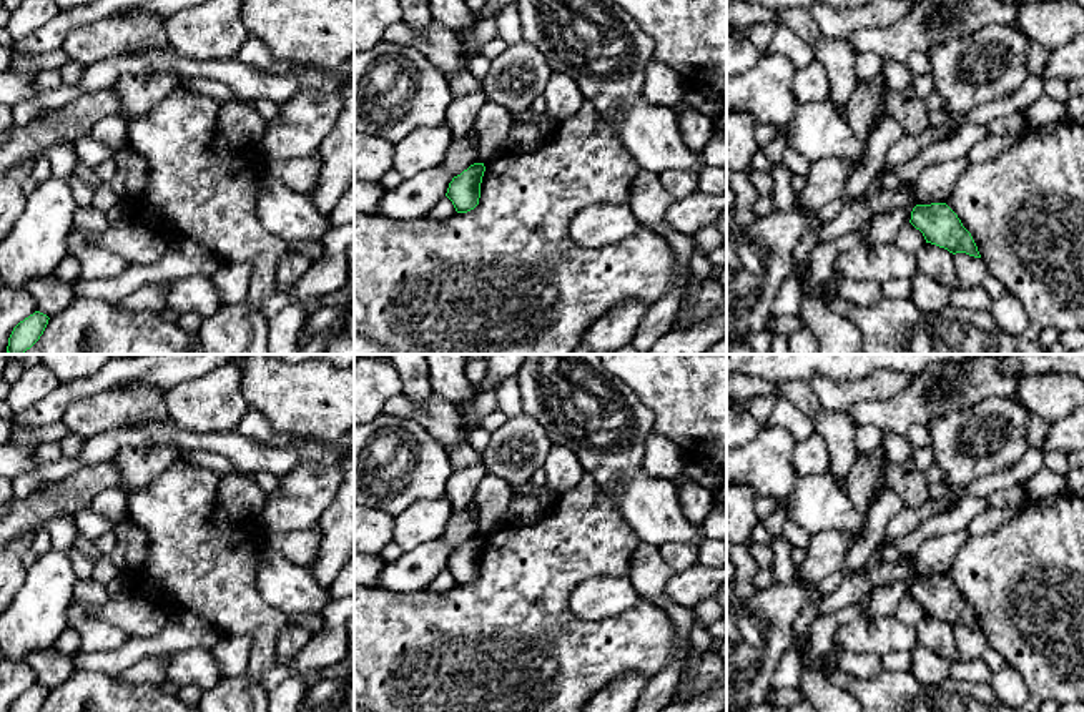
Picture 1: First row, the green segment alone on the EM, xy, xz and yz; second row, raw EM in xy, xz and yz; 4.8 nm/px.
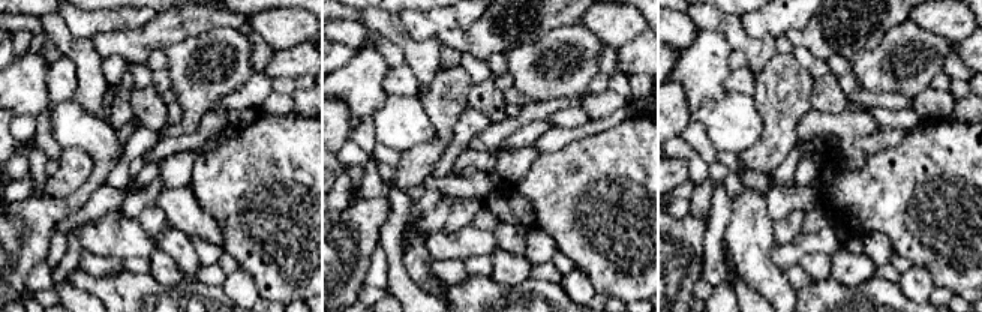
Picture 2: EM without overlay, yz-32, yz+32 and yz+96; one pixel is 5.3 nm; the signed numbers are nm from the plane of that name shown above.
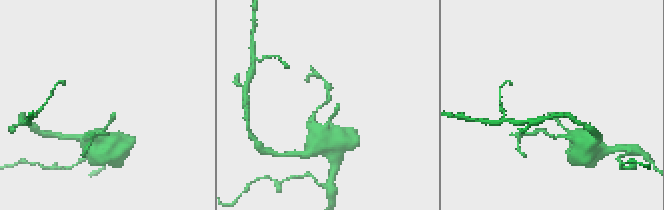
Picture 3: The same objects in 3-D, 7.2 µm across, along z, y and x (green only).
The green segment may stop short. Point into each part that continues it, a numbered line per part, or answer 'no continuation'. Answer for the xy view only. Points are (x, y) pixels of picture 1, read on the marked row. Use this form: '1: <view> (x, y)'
no continuation

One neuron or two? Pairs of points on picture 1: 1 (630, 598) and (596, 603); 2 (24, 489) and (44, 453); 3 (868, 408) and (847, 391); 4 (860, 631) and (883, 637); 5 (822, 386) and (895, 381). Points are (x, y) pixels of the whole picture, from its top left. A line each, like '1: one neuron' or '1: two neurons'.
1: one neuron
2: two neurons
3: two neurons
4: one neuron
5: one neuron

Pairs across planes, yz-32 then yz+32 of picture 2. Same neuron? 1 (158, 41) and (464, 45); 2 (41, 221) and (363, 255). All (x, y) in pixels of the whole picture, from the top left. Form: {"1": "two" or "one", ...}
{"1": "one", "2": "one"}

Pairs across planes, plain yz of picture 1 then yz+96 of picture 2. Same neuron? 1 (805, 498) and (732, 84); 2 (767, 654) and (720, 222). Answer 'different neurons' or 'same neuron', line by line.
1: different neurons
2: different neurons

